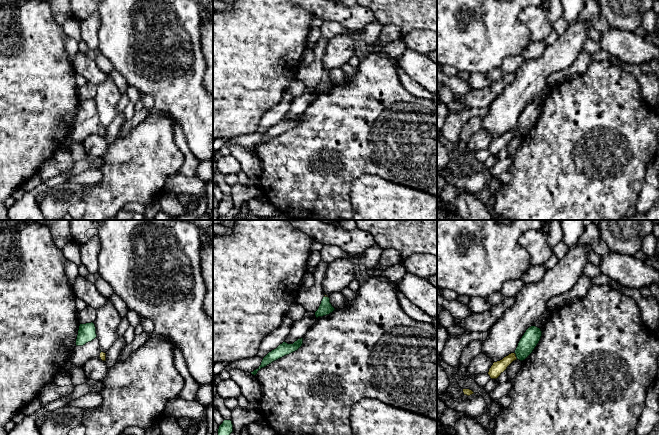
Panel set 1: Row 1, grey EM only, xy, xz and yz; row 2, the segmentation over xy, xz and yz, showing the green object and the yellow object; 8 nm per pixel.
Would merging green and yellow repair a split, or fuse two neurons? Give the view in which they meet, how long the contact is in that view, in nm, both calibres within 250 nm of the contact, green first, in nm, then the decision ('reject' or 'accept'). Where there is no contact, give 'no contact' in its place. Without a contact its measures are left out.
yz | 60 nm | 140/100 nm | accept

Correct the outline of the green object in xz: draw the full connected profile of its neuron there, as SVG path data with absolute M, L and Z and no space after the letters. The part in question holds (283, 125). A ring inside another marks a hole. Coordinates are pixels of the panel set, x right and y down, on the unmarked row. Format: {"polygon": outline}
{"polygon": "M303 114L298 115L293 120L288 120L284 117L276 125L269 128L263 134L259 144L251 148L251 150L255 152L261 144L264 144L267 141L271 140L272 138L297 127L302 122L302 120L303 120Z"}

